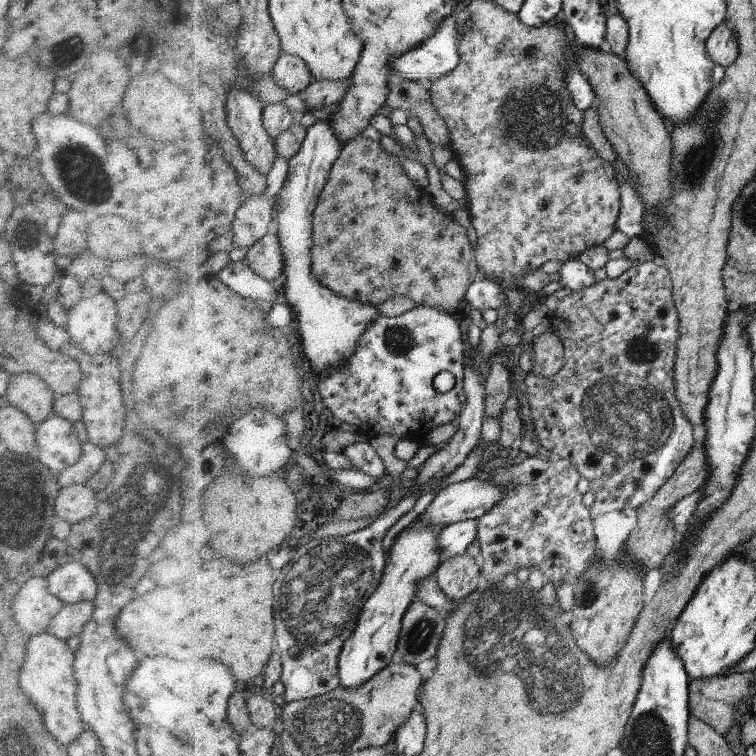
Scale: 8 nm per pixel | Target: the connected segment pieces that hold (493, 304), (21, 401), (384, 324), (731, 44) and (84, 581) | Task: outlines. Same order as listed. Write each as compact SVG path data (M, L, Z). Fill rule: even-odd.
M477 276L466 290L465 302L466 308L479 310L493 317L498 308L508 303L508 299L498 283Z
M24 372L11 376L5 397L9 405L24 412L30 422L38 427L53 413L57 395L38 374Z
M416 305L411 312L402 316L390 317L381 315L364 334L358 346L358 352L342 368L332 368L320 378L320 392L326 400L326 406L344 422L356 424L364 430L364 422L372 422L372 430L366 434L400 436L403 439L414 439L421 443L430 432L441 425L454 422L464 410L466 392L464 392L464 338L462 326L448 311L438 310L432 306ZM442 371L454 375L456 384L450 392L440 394L434 386L436 376Z
M726 20L709 37L708 50L714 65L720 64L725 69L738 58L740 44L736 40L736 32L726 24Z
M68 562L46 577L48 592L63 604L89 601L94 603L98 593L94 575L81 562Z

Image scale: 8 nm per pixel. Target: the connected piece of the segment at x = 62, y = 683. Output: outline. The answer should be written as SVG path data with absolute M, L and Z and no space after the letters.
M50 632L32 635L26 648L26 659L20 672L20 688L36 702L36 708L42 712L44 724L50 734L60 742L68 745L82 735L85 730L77 710L77 683L74 678L72 652L66 640Z

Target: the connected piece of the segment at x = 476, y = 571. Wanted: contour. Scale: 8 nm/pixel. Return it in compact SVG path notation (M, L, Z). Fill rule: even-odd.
M465 553L441 563L436 576L440 590L453 602L478 589L481 573L475 558Z

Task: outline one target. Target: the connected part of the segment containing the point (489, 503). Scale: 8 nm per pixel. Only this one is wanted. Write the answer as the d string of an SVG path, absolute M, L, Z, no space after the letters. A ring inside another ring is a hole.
M469 479L450 484L438 492L426 511L417 519L426 526L448 526L478 519L502 500L502 488L490 480Z

